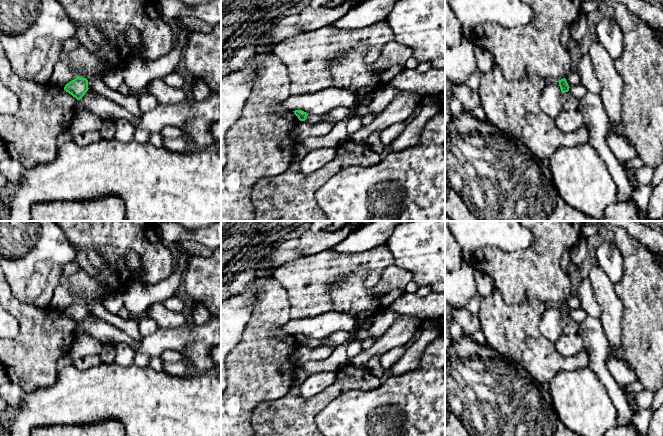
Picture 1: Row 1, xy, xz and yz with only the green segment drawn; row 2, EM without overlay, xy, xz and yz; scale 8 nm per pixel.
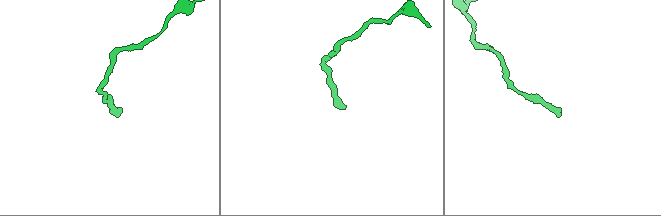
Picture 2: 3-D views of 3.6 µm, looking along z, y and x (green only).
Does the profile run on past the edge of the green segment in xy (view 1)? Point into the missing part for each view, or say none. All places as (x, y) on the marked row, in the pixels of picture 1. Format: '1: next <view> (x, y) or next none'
1: next none

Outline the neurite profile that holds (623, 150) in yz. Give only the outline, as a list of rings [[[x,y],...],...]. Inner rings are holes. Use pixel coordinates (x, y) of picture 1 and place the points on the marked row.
[[[614,132],[607,133],[606,144],[619,161],[626,161],[639,157],[636,146],[627,142]]]

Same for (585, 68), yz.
[[[583,52],[576,70],[580,75],[581,84],[585,86],[587,91],[600,94],[600,82],[587,52]]]

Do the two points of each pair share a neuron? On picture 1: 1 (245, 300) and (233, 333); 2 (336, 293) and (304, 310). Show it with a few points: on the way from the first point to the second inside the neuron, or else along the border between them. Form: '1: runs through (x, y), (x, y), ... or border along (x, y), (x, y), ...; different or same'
1: runs through (237, 308), (233, 313), (233, 325); same
2: border along (343, 276), (329, 289), (330, 302), (334, 310); different

